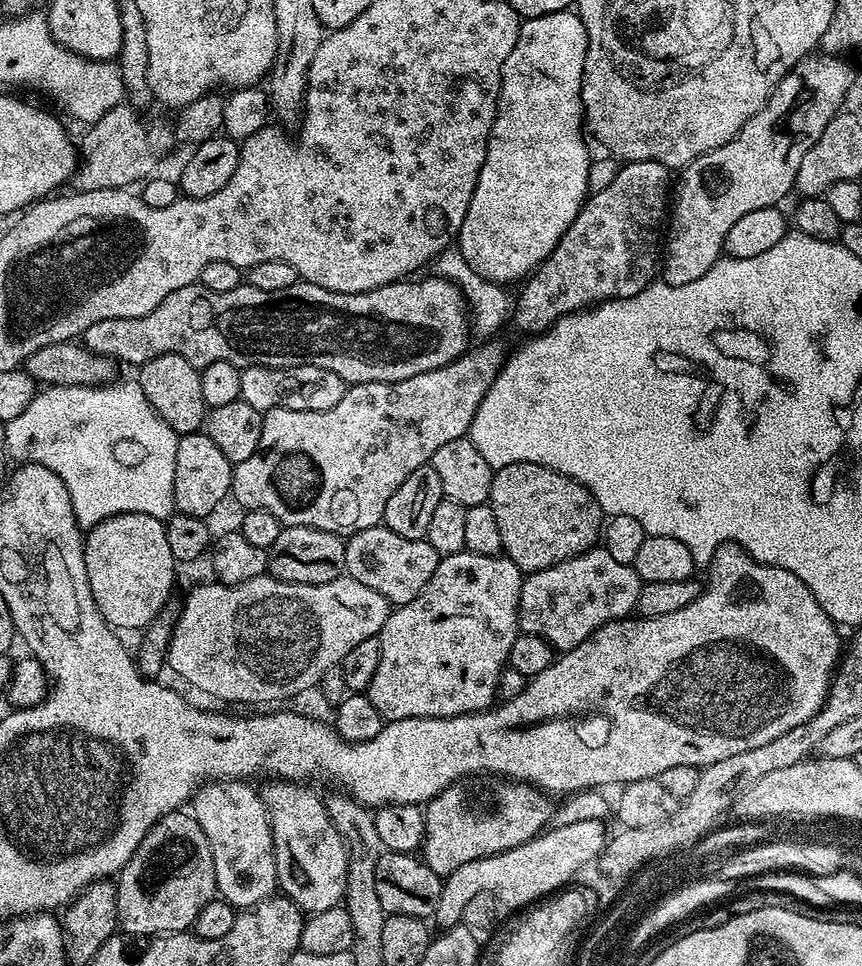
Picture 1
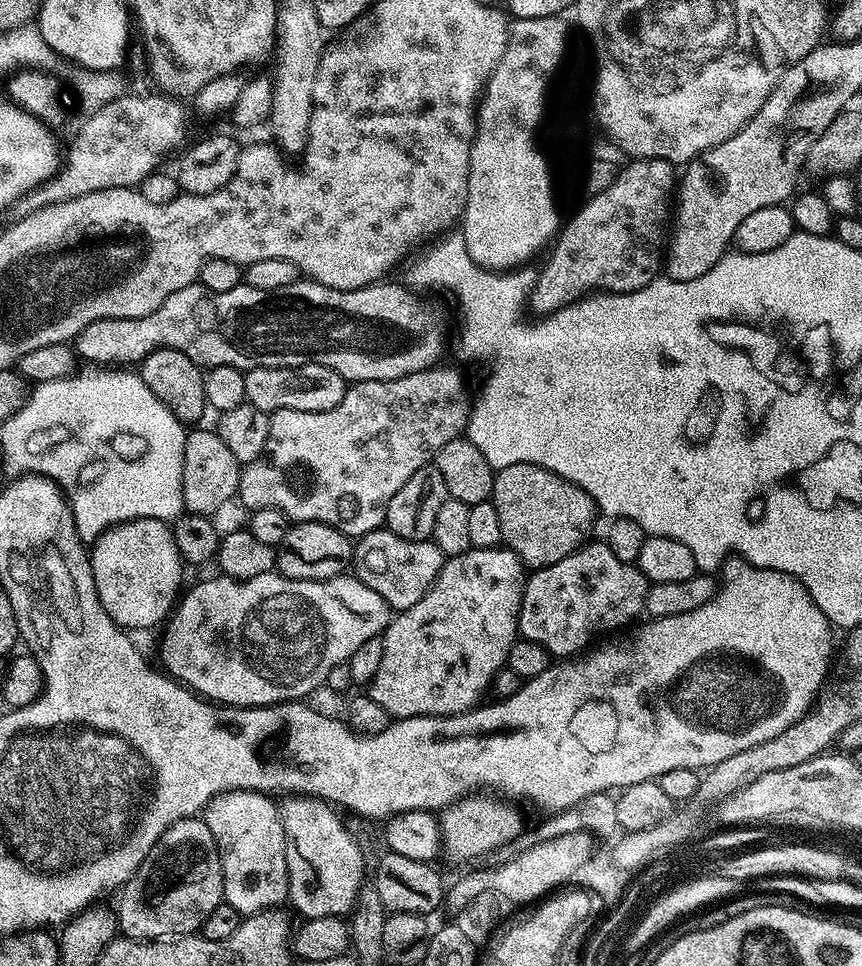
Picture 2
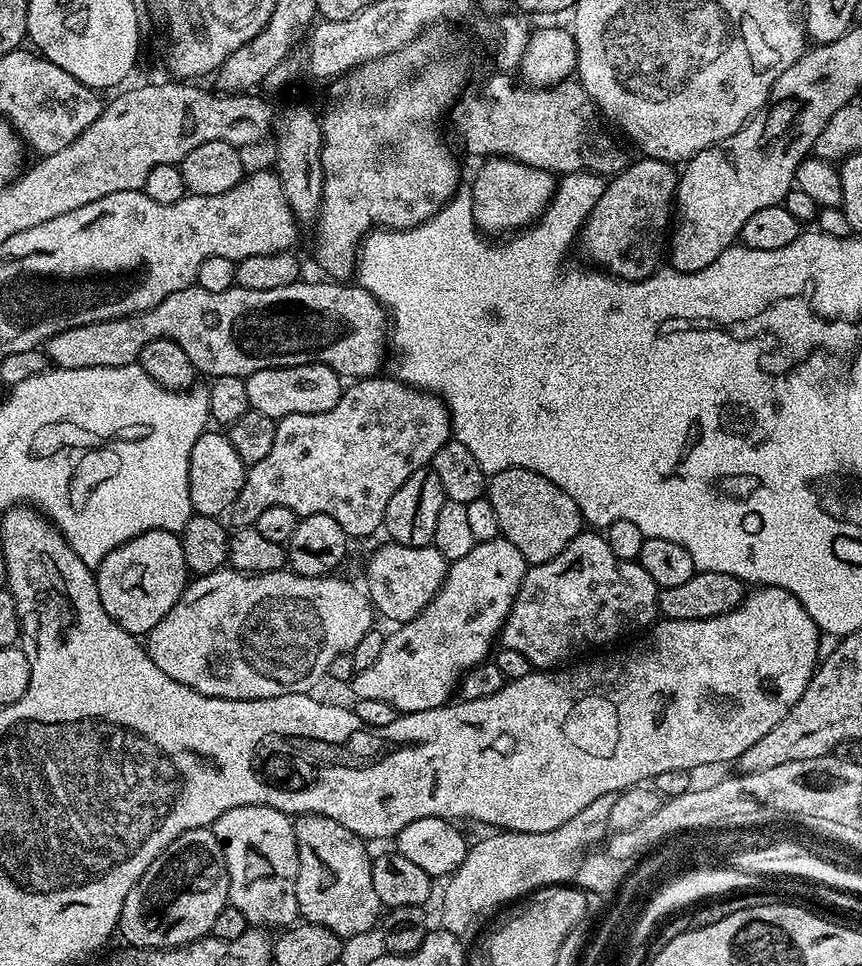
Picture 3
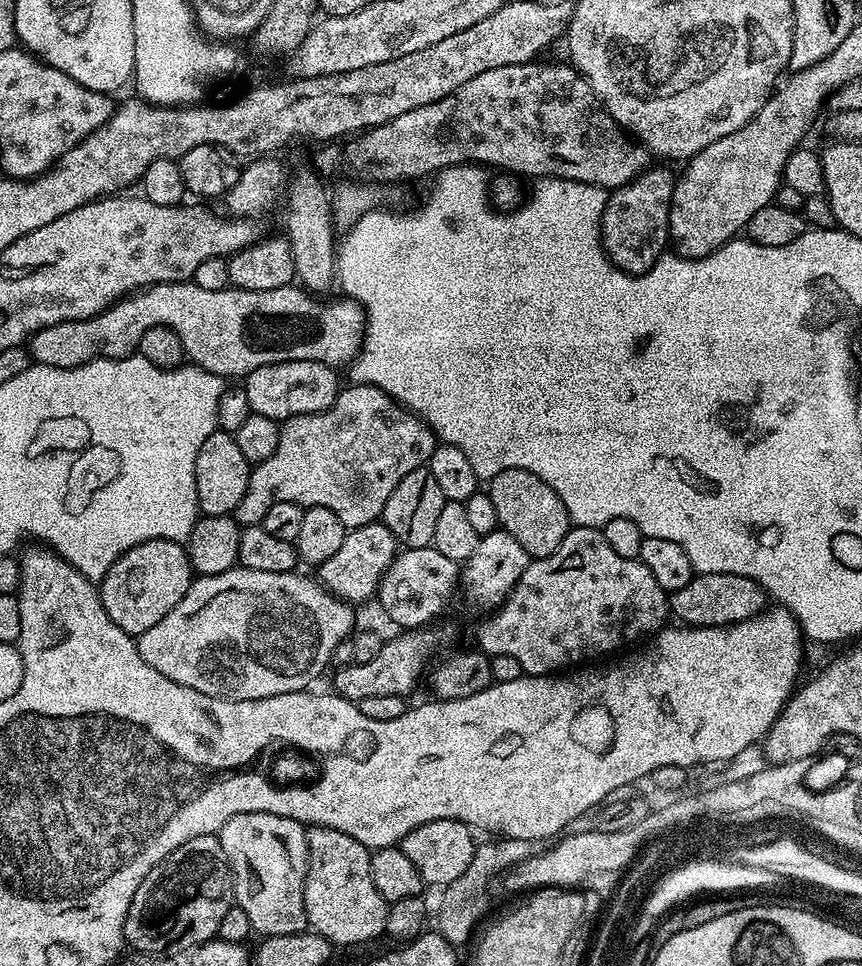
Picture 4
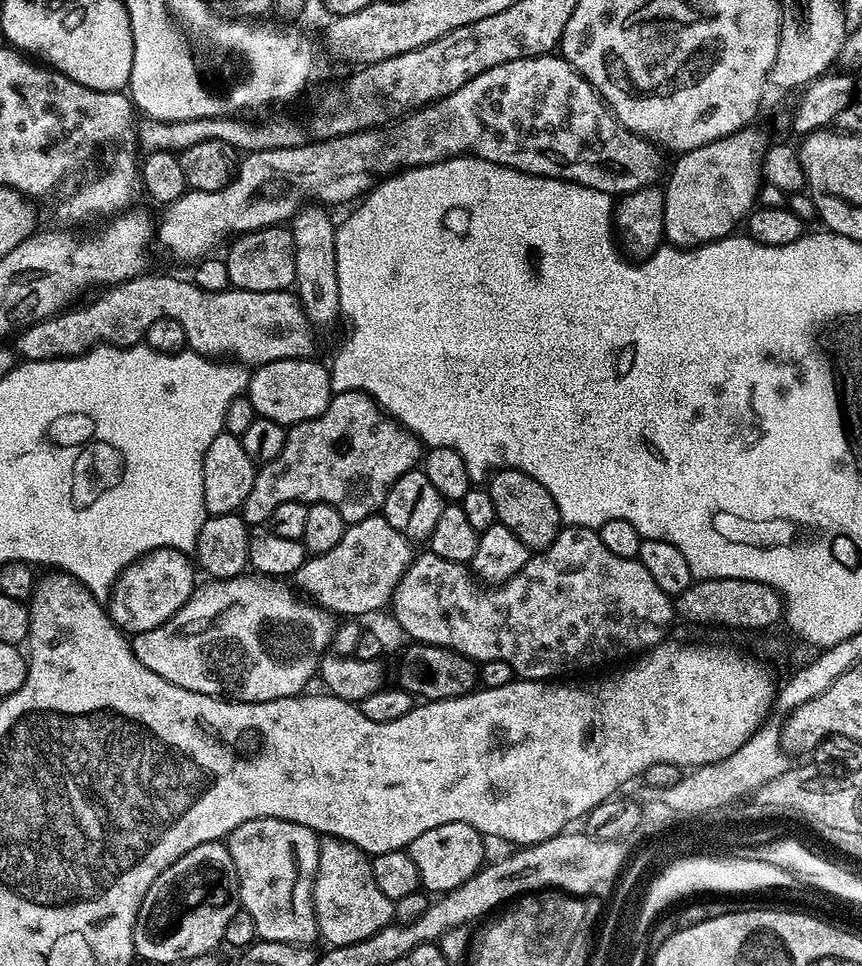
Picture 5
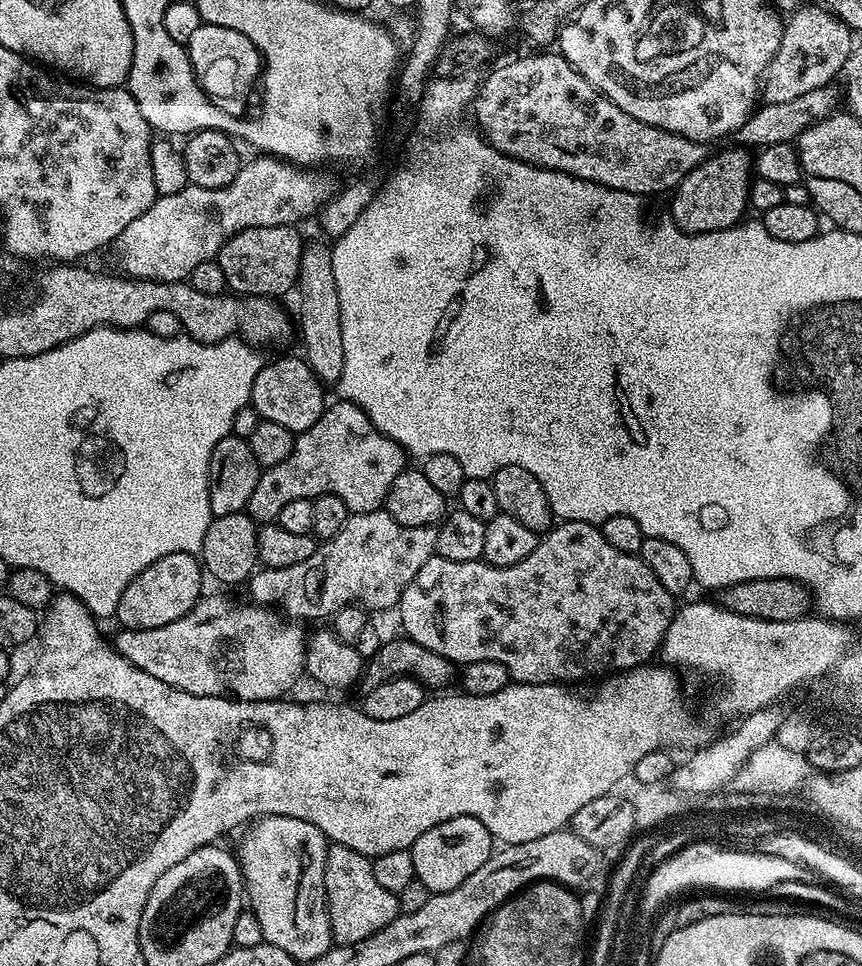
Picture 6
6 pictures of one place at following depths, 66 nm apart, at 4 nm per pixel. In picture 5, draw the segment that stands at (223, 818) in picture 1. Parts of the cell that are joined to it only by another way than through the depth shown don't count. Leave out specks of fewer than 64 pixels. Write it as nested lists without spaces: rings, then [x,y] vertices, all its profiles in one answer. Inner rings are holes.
[[[278,818],[242,822],[227,836],[228,853],[238,874],[240,906],[254,918],[259,939],[301,946],[317,943],[320,930],[312,895],[320,842],[321,837],[306,826]]]

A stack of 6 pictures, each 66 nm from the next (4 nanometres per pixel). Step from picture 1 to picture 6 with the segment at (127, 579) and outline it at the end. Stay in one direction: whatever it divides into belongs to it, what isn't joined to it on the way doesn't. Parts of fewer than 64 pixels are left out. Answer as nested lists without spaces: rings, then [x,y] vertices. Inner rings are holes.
[[[171,552],[166,558],[158,558],[158,562],[146,566],[146,570],[126,586],[116,607],[115,623],[120,623],[121,629],[154,630],[182,618],[201,599],[200,576],[201,561],[191,552]]]

